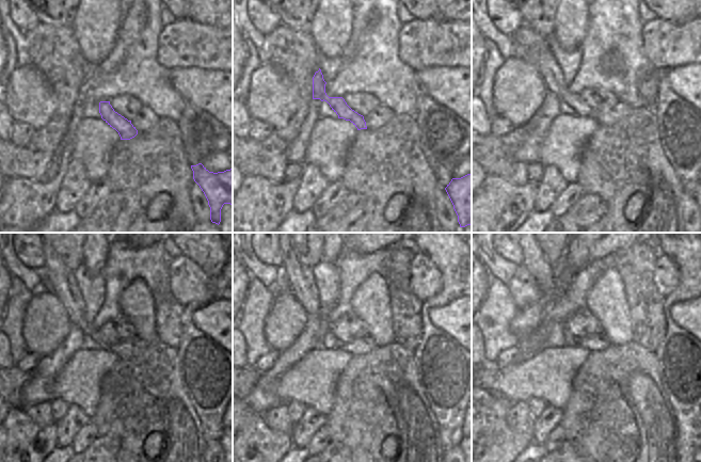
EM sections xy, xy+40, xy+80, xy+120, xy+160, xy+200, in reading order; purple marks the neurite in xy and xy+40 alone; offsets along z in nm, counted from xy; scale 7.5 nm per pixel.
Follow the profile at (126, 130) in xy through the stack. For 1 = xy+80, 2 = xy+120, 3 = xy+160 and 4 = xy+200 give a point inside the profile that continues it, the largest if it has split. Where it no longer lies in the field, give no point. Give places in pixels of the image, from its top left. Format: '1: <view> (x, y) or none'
1: xy+80 (548, 67)
2: xy+120 (58, 279)
3: xy+160 (300, 279)
4: xy+200 (542, 271)

